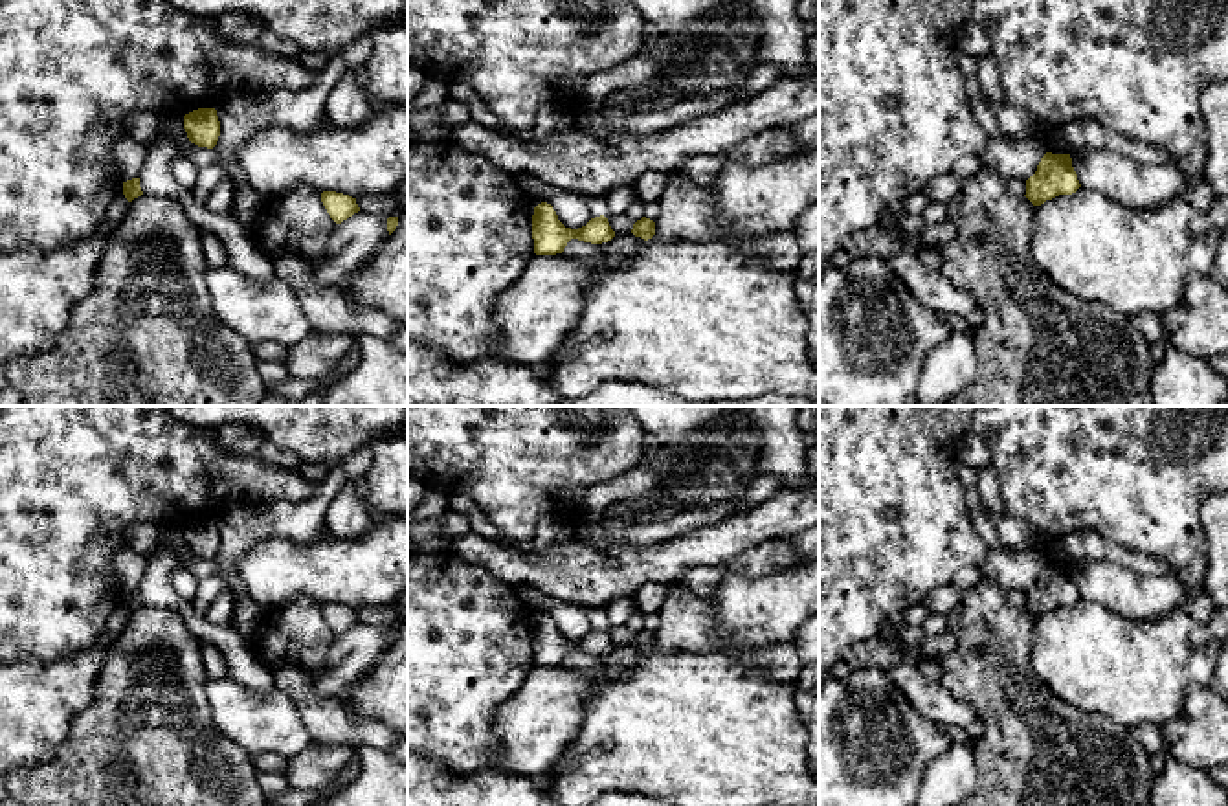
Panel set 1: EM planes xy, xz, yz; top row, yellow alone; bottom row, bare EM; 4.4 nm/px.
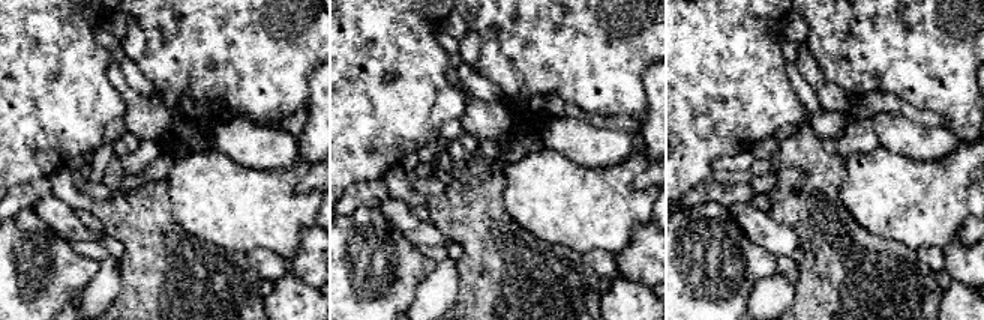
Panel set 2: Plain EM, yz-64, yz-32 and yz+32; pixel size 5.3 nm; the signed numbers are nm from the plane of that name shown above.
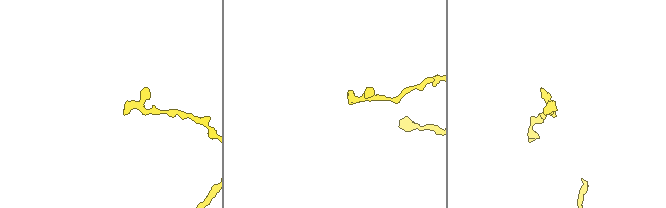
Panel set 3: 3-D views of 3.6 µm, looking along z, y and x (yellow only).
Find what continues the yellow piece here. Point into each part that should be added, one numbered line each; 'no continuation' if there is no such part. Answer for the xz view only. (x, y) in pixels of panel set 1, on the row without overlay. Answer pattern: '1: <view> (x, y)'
no continuation

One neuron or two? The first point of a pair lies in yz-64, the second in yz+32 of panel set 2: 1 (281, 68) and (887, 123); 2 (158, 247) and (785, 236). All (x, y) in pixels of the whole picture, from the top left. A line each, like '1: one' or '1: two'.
1: two
2: two

